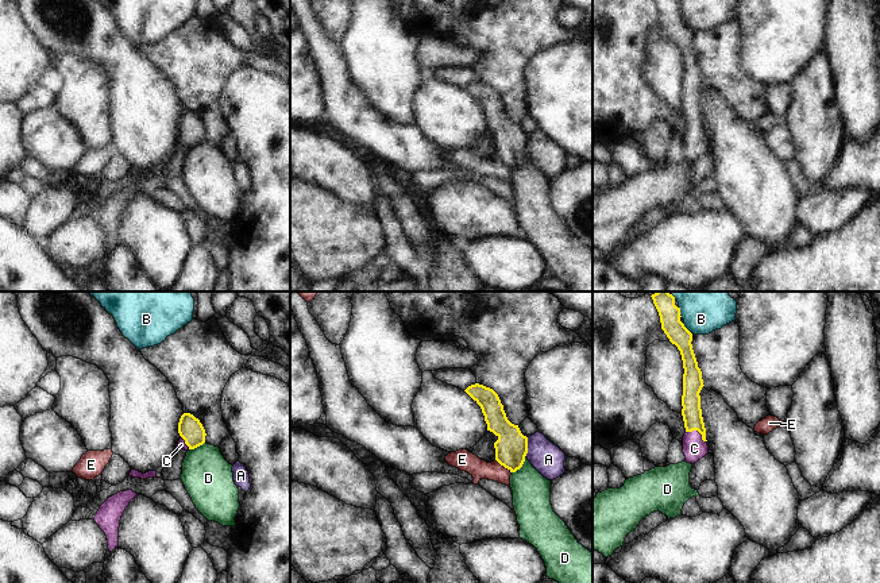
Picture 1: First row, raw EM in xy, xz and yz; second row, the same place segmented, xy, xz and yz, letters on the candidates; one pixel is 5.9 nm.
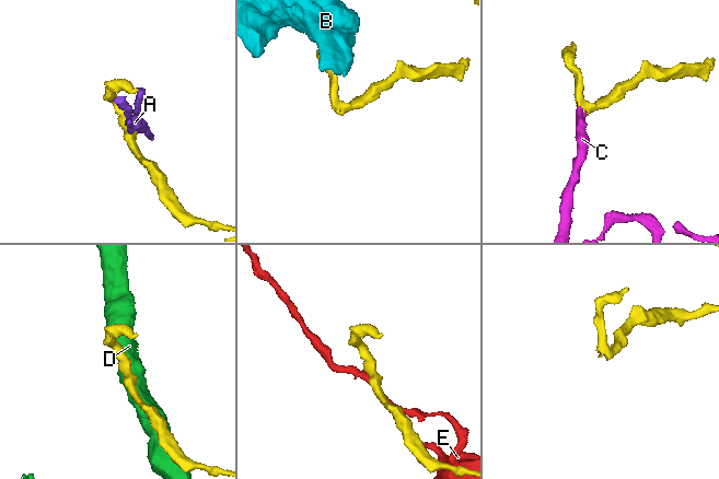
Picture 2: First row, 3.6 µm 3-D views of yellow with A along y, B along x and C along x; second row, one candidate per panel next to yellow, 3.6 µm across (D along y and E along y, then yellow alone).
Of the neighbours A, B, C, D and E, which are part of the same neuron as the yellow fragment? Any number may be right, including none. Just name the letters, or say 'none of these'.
C

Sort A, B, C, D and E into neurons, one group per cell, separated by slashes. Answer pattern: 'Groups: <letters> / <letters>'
Groups: A / B / C / D / E.

